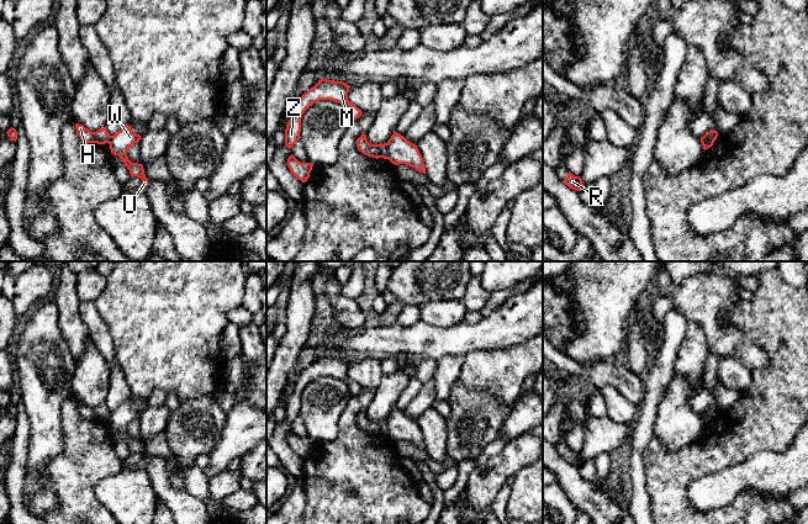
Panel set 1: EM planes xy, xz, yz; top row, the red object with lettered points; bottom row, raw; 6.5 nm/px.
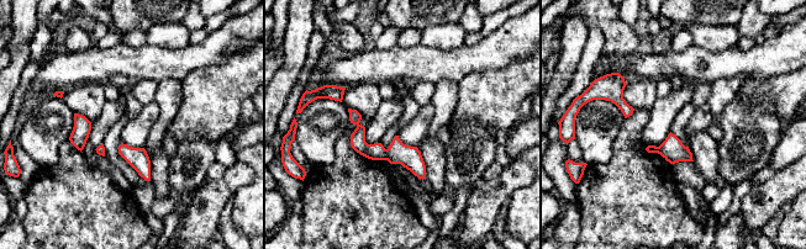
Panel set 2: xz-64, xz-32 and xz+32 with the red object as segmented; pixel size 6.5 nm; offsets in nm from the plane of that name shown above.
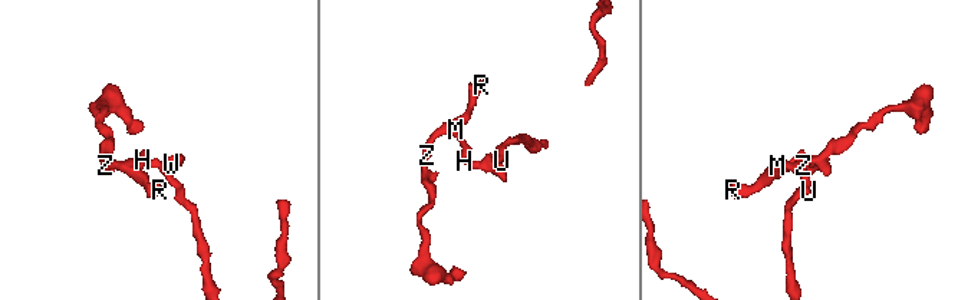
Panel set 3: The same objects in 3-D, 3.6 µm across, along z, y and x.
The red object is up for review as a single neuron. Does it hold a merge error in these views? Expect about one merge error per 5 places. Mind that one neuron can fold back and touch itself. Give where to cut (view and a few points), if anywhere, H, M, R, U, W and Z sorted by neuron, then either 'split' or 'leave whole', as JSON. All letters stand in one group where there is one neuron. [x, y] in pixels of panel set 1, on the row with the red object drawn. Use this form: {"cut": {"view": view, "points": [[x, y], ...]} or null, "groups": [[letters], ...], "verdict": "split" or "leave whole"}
{"cut": {"view": "xz", "points": [[385, 143], [389, 158]]}, "groups": [["H", "M", "R", "Z"], ["U", "W"]], "verdict": "split"}

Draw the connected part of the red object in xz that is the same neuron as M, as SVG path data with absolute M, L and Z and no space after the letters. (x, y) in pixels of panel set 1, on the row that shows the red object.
M321 79L318 83L305 92L295 105L294 116L286 125L285 144L291 149L300 139L301 118L305 111L319 100L332 100L345 106L350 120L357 120L361 116L361 110L354 106L348 100L349 85L343 81L333 81Z

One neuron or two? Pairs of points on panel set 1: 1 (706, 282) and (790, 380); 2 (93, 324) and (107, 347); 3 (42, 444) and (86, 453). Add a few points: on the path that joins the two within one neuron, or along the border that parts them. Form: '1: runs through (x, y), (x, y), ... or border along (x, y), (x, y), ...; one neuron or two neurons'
1: border along (745, 333), (751, 342), (766, 353), (766, 366); two neurons
2: runs through (98, 329), (103, 342); one neuron
3: border along (62, 419), (63, 449), (48, 462), (45, 470); two neurons

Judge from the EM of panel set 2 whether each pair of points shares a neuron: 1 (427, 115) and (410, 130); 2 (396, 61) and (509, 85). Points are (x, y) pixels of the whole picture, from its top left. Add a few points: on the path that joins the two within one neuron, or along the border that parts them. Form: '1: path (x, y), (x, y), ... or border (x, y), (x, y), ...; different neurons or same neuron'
1: path (423, 118), (414, 128); same neuron
2: border (494, 68), (469, 72), (458, 80); different neurons

